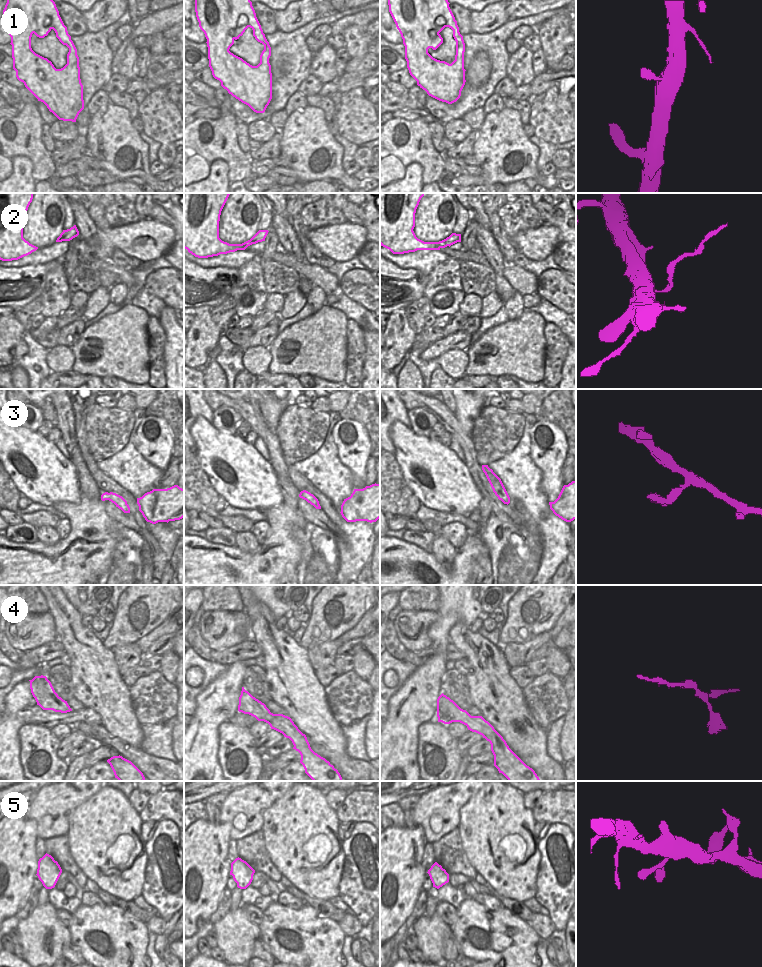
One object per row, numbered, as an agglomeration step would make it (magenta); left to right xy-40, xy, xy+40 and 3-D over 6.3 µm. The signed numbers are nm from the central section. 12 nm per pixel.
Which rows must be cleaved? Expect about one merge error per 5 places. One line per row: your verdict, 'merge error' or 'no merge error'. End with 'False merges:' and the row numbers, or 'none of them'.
1: no merge error
2: merge error
3: no merge error
4: no merge error
5: merge error
False merges: 2, 5

